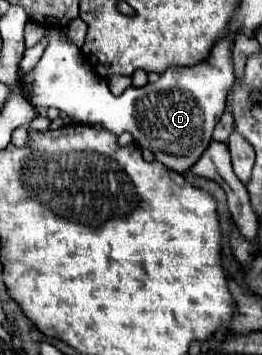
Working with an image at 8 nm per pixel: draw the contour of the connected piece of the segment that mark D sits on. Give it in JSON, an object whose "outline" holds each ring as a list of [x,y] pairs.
{"outline":[[[46,29],[46,37],[48,37],[48,45],[42,55],[42,61],[38,61],[38,65],[36,65],[38,69],[34,67],[34,71],[30,75],[24,75],[24,95],[32,105],[56,107],[56,109],[64,111],[76,123],[100,125],[102,129],[106,129],[114,135],[128,131],[128,133],[132,133],[134,141],[142,149],[150,149],[158,161],[162,161],[166,167],[170,167],[178,173],[186,173],[200,159],[200,155],[212,141],[214,125],[216,125],[218,117],[222,117],[224,107],[226,107],[226,97],[234,85],[234,71],[230,65],[230,49],[232,49],[234,37],[230,37],[230,41],[222,41],[222,45],[218,45],[218,49],[214,49],[214,53],[210,53],[210,61],[202,61],[194,67],[168,67],[156,83],[148,83],[140,89],[128,87],[122,95],[110,93],[106,79],[102,79],[102,77],[98,77],[98,73],[94,73],[92,65],[84,59],[84,55],[76,47],[76,43],[70,41],[62,31]]]}

